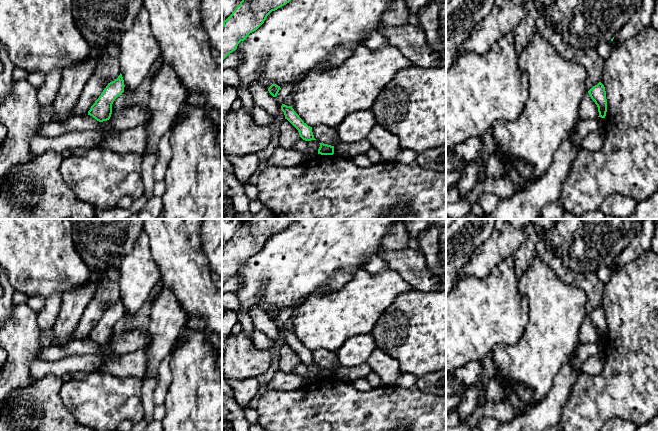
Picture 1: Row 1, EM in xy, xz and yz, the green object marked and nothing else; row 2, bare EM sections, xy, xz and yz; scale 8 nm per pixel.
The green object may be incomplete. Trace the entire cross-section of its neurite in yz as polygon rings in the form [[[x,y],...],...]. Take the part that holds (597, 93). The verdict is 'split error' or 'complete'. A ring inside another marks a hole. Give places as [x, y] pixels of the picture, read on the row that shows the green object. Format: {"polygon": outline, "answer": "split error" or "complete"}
{"polygon": [[[599,82],[588,91],[591,99],[598,107],[599,116],[605,118],[607,112],[607,99],[604,85]]], "answer": "complete"}

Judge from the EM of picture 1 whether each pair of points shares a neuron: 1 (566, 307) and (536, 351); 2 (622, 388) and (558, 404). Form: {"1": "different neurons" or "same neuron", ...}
{"1": "same neuron", "2": "different neurons"}

